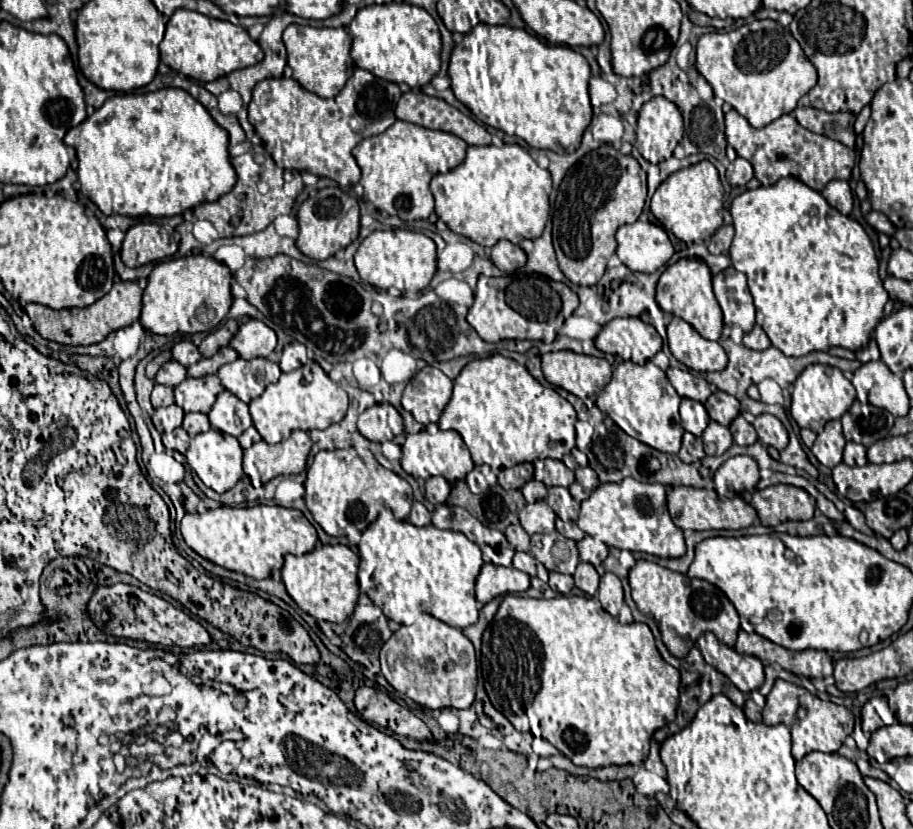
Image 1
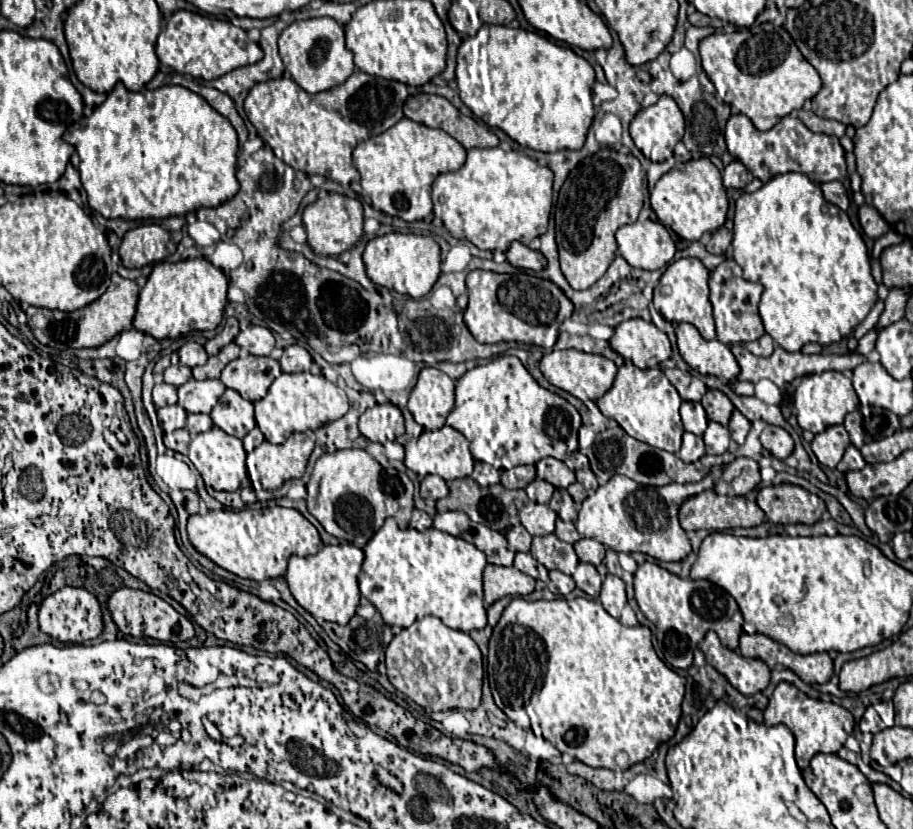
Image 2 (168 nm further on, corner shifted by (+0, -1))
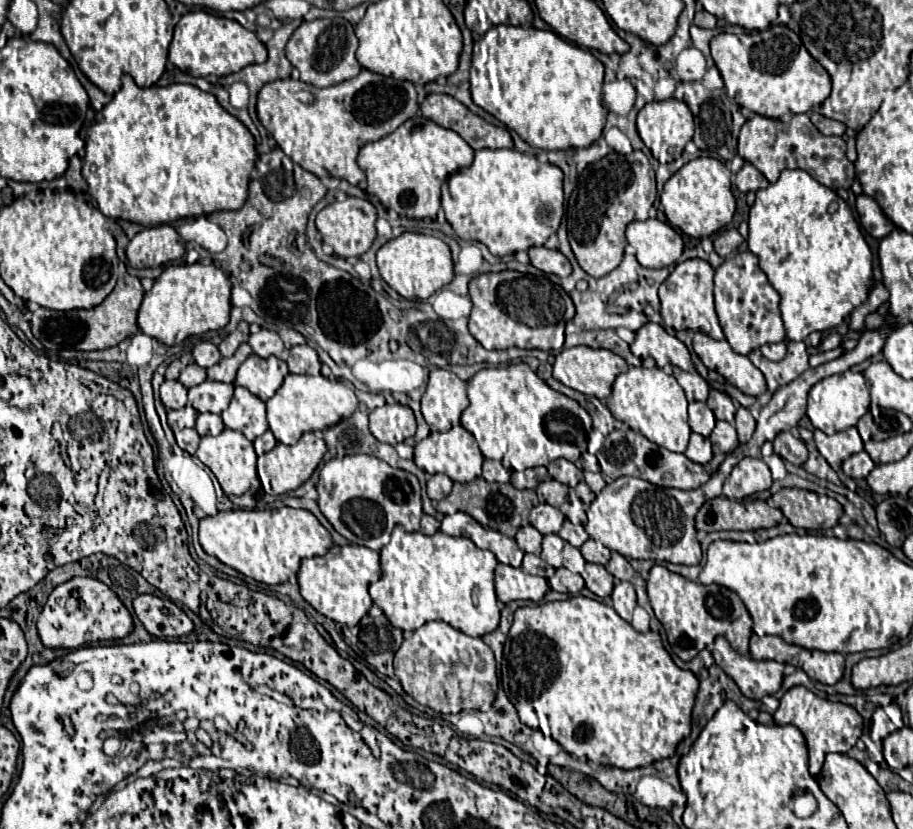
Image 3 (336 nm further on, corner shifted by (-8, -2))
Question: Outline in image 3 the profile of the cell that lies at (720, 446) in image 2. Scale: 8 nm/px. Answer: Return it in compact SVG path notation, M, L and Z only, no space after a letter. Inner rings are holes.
M716 421L716 427L710 433L710 441L712 441L714 453L724 453L724 455L732 453L738 447L738 437L736 437L734 425L728 421Z

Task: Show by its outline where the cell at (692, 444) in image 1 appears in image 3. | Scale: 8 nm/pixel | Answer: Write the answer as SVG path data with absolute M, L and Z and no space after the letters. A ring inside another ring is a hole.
M692 433L692 435L690 435L690 443L688 443L684 455L686 455L690 461L694 461L694 463L706 465L706 463L712 459L710 439L708 439L708 437L702 437L702 435L698 435L698 433Z

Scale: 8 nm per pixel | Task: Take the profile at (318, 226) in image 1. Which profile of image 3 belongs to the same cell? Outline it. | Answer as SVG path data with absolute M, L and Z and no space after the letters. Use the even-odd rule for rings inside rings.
M358 197L334 201L328 207L324 207L316 217L316 227L324 243L330 245L334 253L340 257L360 257L362 253L366 253L376 239L374 223L376 223L376 207L370 201L358 199Z

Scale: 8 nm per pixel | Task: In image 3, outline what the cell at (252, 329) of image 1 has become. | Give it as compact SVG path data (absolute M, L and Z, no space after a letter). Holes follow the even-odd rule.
M260 329L256 335L250 335L248 343L252 345L254 353L260 357L280 357L284 351L284 343L280 339L280 335L276 331L268 331L268 329Z

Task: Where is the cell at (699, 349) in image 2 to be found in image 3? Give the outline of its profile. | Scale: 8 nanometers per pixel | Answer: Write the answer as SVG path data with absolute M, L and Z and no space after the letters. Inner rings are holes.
M696 333L692 345L708 369L718 371L730 385L738 387L742 393L760 397L762 393L768 391L762 371L754 367L748 357L734 353L726 339L716 341L710 339L708 335Z

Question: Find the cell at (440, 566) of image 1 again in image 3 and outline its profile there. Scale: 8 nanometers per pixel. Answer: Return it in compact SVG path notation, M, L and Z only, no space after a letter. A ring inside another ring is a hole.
M396 527L392 531L390 543L380 551L380 563L382 563L382 577L378 583L370 587L370 597L384 611L384 615L394 627L402 631L414 631L428 621L440 619L470 637L484 637L486 633L498 629L500 607L494 591L494 569L498 561L492 551L478 549L472 539L450 537L442 531L428 537L418 531L408 533L402 531L402 527Z

